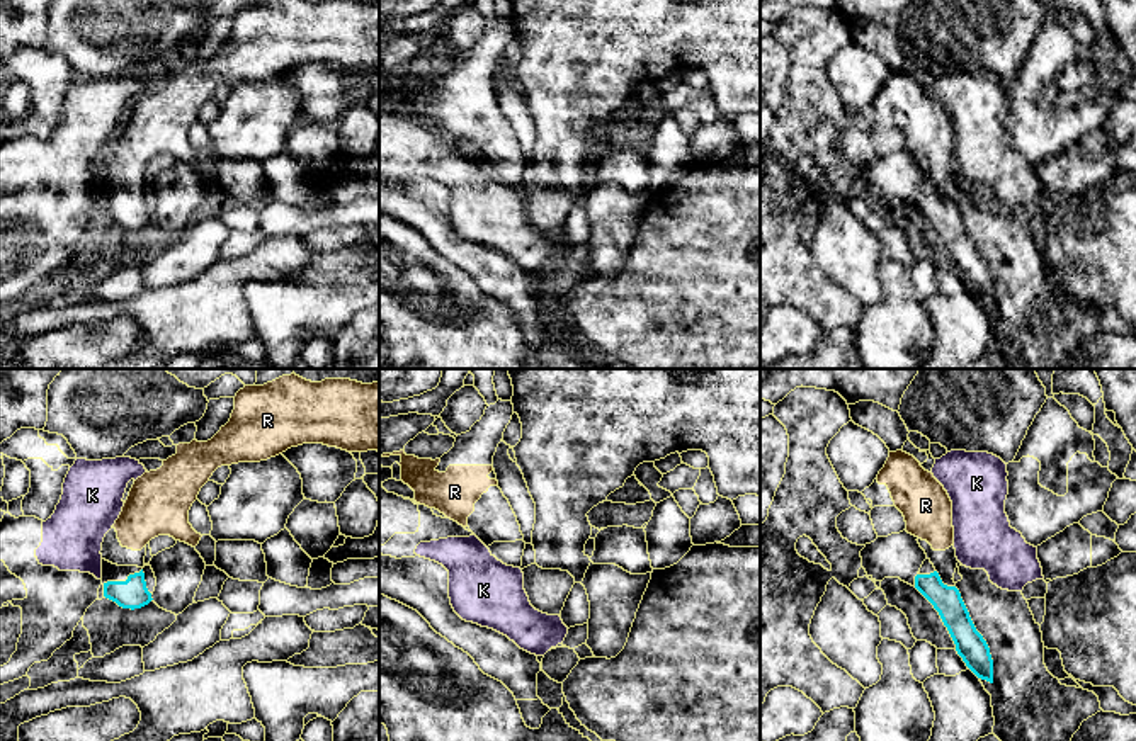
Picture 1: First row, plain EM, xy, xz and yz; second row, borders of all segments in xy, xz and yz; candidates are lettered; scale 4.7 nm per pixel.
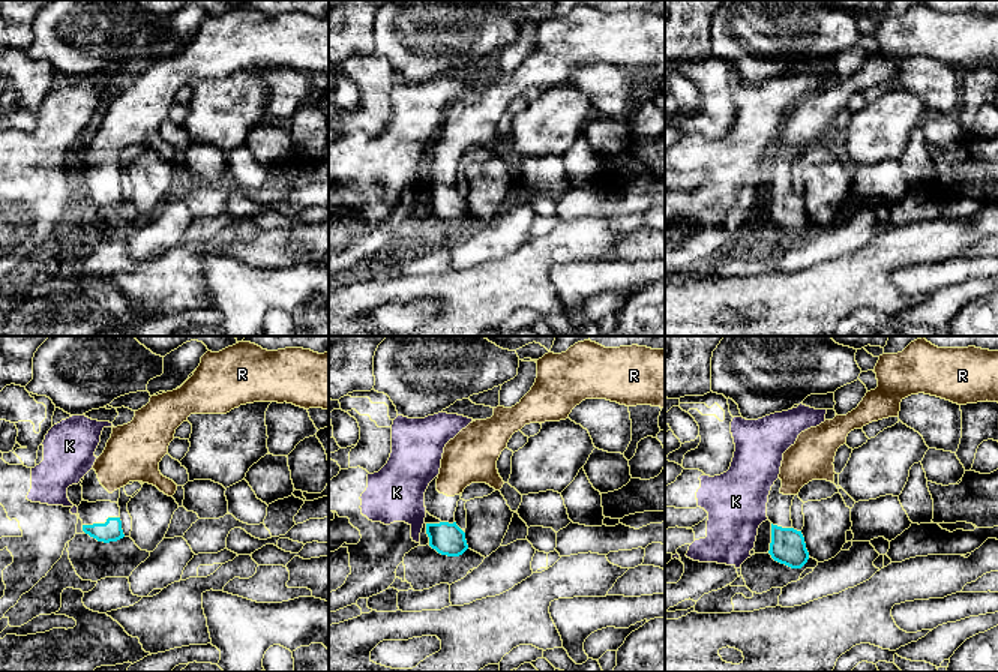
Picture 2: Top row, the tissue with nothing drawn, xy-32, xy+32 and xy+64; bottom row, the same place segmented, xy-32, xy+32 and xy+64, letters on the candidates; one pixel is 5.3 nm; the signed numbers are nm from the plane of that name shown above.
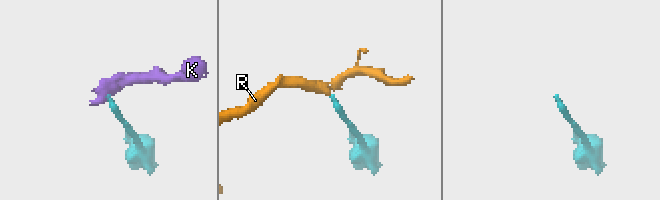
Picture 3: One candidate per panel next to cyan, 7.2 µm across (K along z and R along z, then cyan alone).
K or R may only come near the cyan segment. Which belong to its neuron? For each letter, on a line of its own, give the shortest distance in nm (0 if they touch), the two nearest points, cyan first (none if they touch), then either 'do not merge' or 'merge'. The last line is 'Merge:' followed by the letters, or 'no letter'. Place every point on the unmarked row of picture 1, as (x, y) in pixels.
K: gap 30 nm; span xy (104, 203), (99, 197); do not merge
R: gap 100 nm; span xy (142, 189), (140, 169); merge
Merge: R

